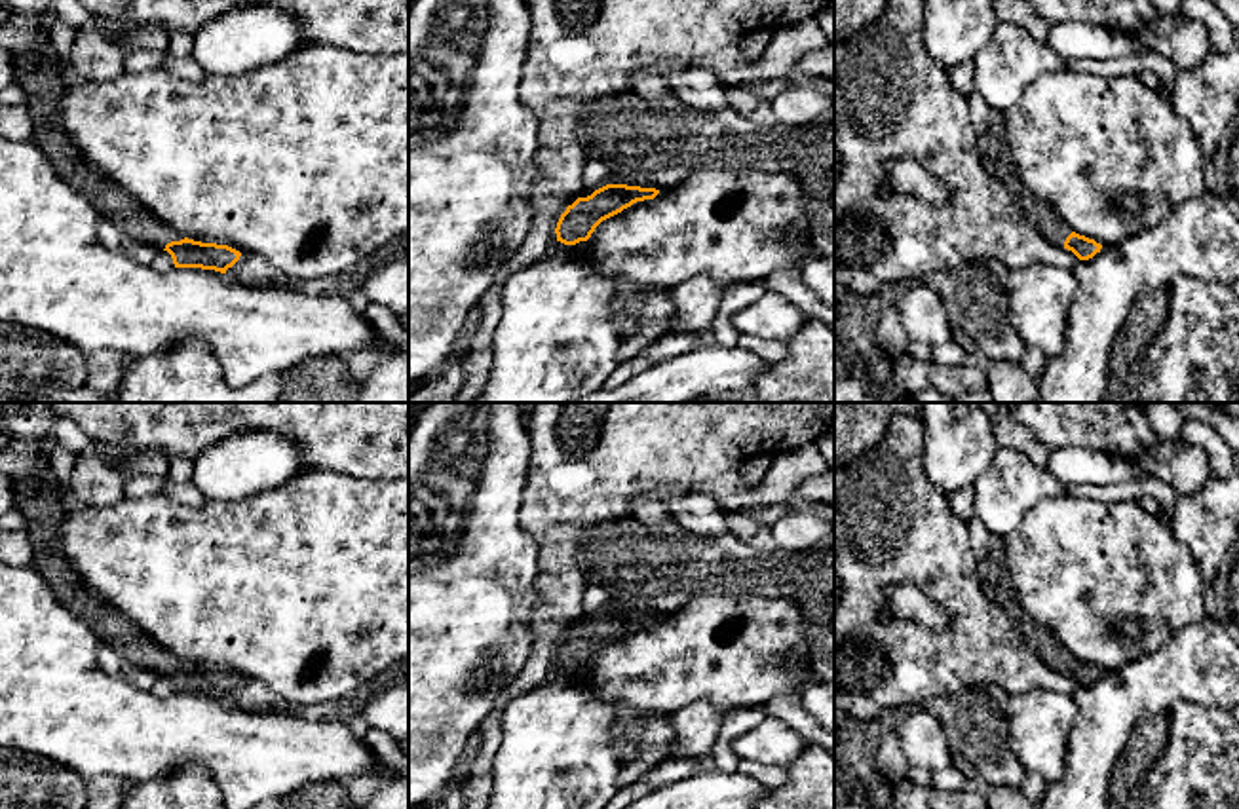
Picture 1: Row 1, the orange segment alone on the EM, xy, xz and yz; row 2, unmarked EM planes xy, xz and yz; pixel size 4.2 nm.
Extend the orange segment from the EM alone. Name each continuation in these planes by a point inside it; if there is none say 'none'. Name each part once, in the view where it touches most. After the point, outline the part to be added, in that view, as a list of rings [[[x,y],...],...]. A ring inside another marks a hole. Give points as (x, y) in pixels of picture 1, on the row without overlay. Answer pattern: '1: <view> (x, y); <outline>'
1: xy (40, 502); [[[49,465],[30,473],[17,507],[27,518],[25,530],[34,551],[30,564],[51,585],[55,598],[82,619],[101,644],[112,646],[124,661],[158,676],[184,665],[179,655],[146,638],[131,621],[78,583],[59,545],[59,528],[70,507],[51,480]]]

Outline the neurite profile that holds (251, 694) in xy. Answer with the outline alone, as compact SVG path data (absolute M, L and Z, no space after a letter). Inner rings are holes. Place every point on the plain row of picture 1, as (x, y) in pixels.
M241 678L239 686L226 695L228 703L241 710L283 710L285 699L258 680Z

